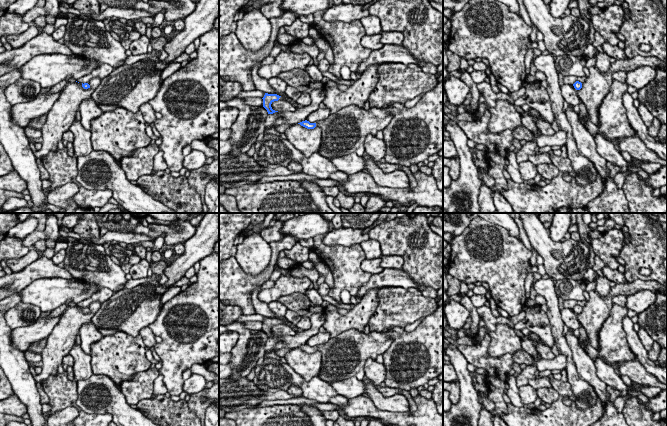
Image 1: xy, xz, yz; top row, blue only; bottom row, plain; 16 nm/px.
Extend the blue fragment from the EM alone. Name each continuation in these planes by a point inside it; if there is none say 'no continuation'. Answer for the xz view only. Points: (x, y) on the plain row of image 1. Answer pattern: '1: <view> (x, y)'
1: xz (344, 356)

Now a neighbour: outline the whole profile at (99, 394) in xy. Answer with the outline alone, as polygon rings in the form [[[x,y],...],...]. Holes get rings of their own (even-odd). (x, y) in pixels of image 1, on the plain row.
[[[106,375],[77,381],[76,405],[87,414],[111,414],[117,426],[160,426],[132,408],[120,388]]]

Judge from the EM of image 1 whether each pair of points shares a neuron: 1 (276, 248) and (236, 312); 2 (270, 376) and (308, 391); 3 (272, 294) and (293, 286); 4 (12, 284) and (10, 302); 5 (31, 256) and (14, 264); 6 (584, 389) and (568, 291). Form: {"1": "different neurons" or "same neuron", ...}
{"1": "different neurons", "2": "same neuron", "3": "same neuron", "4": "different neurons", "5": "same neuron", "6": "different neurons"}

